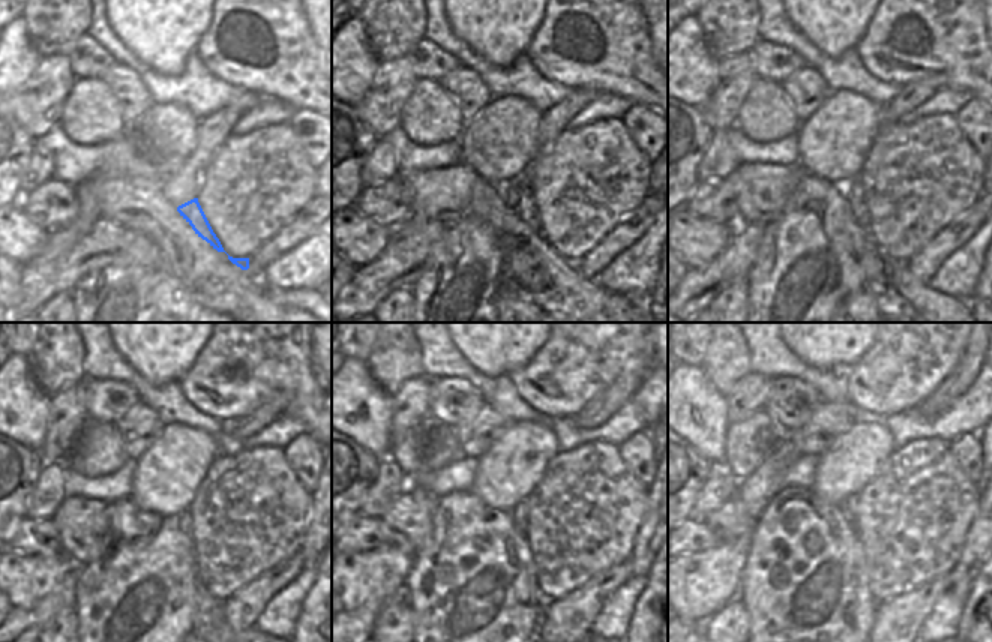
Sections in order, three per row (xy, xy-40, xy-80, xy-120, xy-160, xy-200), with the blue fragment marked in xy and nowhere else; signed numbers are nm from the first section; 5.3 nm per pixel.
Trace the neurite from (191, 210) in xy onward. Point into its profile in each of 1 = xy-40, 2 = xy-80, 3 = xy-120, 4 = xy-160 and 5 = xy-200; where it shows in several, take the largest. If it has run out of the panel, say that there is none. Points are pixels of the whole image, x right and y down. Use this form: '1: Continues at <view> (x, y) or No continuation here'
1: Continues at xy-40 (517, 195)
2: Continues at xy-80 (853, 191)
3: Continues at xy-120 (183, 519)
4: Continues at xy-160 (520, 515)
5: Continues at xy-200 (850, 506)

